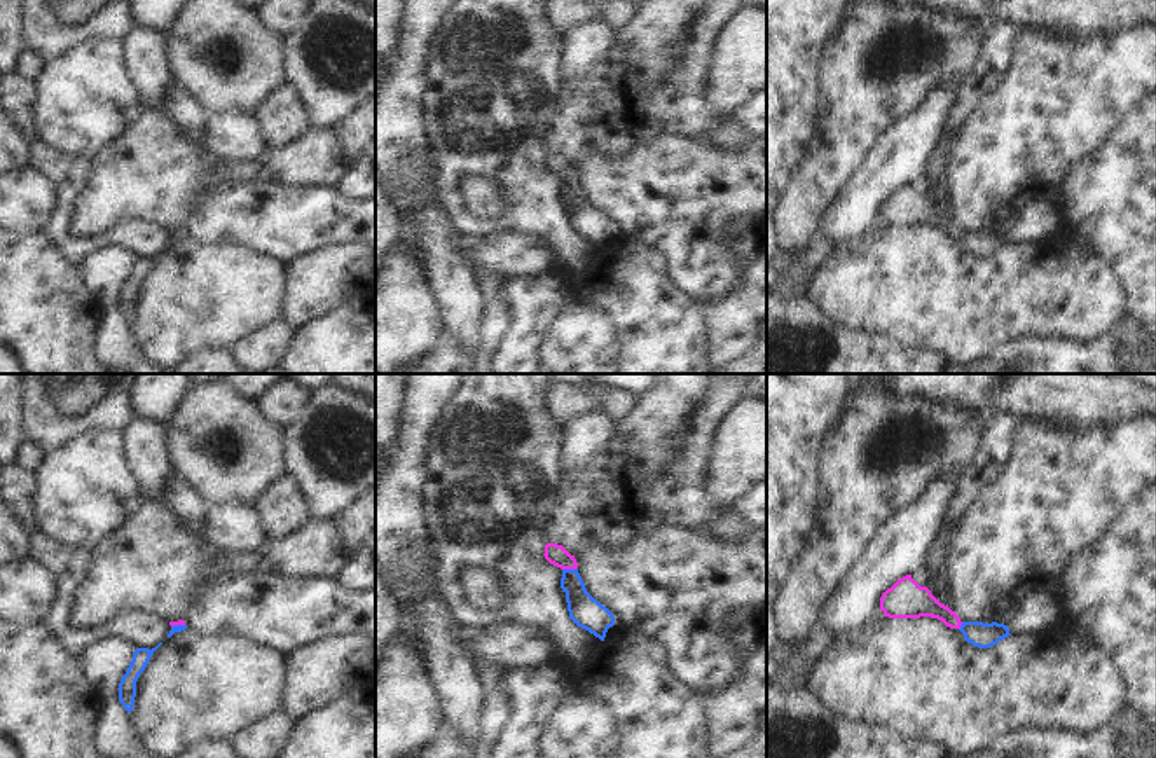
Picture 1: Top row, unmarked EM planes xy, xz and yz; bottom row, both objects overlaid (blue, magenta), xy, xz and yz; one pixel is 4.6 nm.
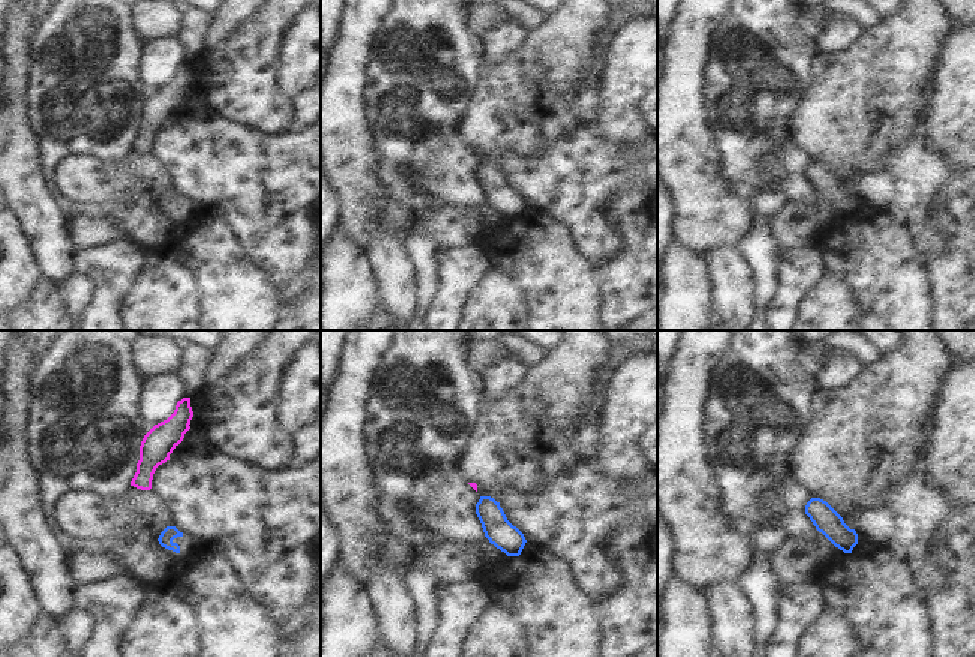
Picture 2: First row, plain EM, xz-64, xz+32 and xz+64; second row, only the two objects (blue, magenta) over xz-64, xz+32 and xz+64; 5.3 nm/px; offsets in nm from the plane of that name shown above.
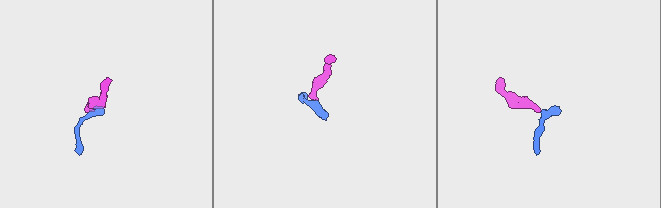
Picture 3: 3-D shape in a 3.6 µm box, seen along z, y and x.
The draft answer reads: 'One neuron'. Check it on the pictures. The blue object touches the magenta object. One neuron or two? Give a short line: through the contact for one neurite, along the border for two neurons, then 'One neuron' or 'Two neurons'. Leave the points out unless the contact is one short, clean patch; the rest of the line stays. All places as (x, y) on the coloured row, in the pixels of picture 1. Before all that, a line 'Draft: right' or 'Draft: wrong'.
Draft: right
Line: xz (585, 612), (577, 598), (570, 570), (556, 554). One neuron

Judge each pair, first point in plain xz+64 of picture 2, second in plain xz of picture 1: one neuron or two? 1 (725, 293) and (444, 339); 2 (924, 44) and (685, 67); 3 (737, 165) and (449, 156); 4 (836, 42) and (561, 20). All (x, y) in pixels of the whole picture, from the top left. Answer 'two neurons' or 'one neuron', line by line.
1: two neurons
2: two neurons
3: one neuron
4: two neurons

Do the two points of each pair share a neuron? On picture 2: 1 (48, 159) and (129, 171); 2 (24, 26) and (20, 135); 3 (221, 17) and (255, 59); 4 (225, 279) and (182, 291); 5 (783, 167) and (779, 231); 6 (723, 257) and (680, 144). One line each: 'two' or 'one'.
1: two
2: one
3: two
4: two
5: two
6: two

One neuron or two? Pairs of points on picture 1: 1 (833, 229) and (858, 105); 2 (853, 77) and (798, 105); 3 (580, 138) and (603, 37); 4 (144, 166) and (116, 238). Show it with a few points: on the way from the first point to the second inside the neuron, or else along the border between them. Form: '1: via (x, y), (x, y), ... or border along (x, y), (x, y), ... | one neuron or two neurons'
1: border along (866, 156), (866, 161), (840, 191), (819, 224) | two neurons
2: border along (823, 53), (819, 60), (816, 133) | two neurons
3: border along (615, 30), (610, 49), (584, 77), (563, 81) | two neurons
4: border along (163, 227), (119, 220), (84, 234) | two neurons

